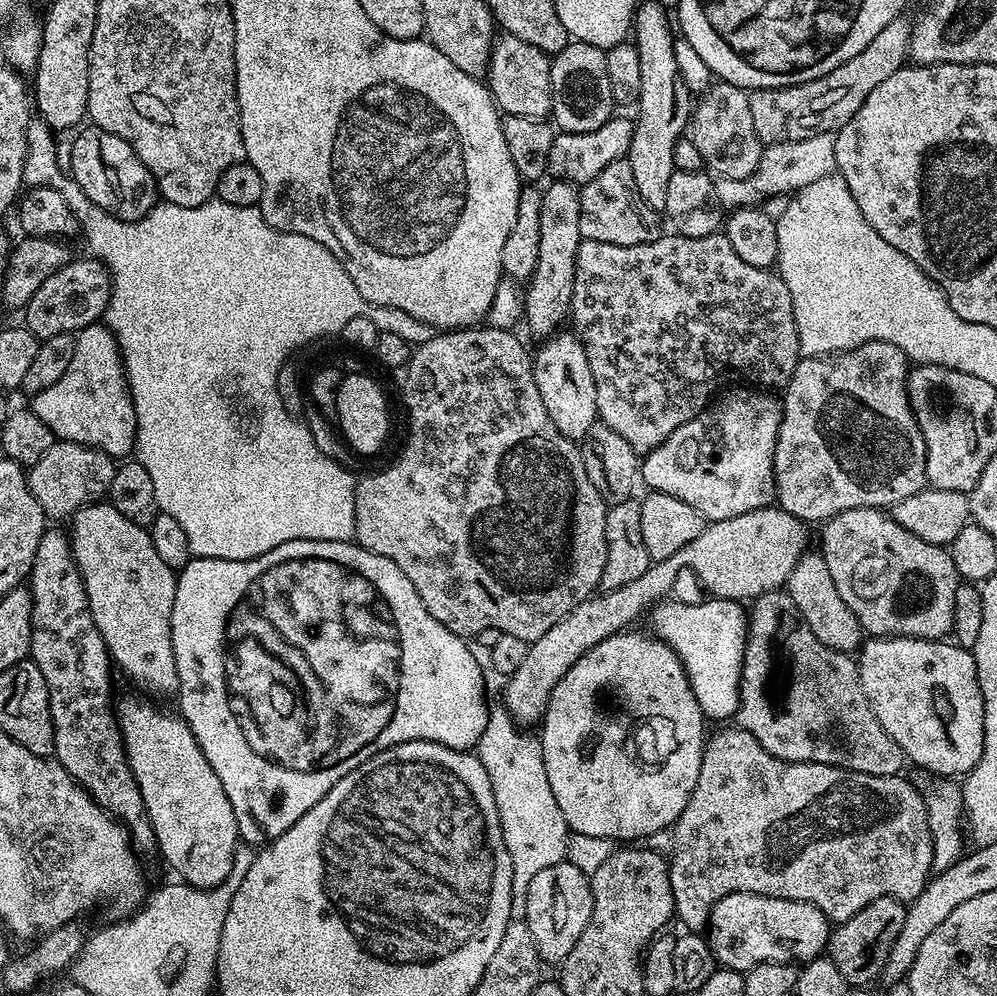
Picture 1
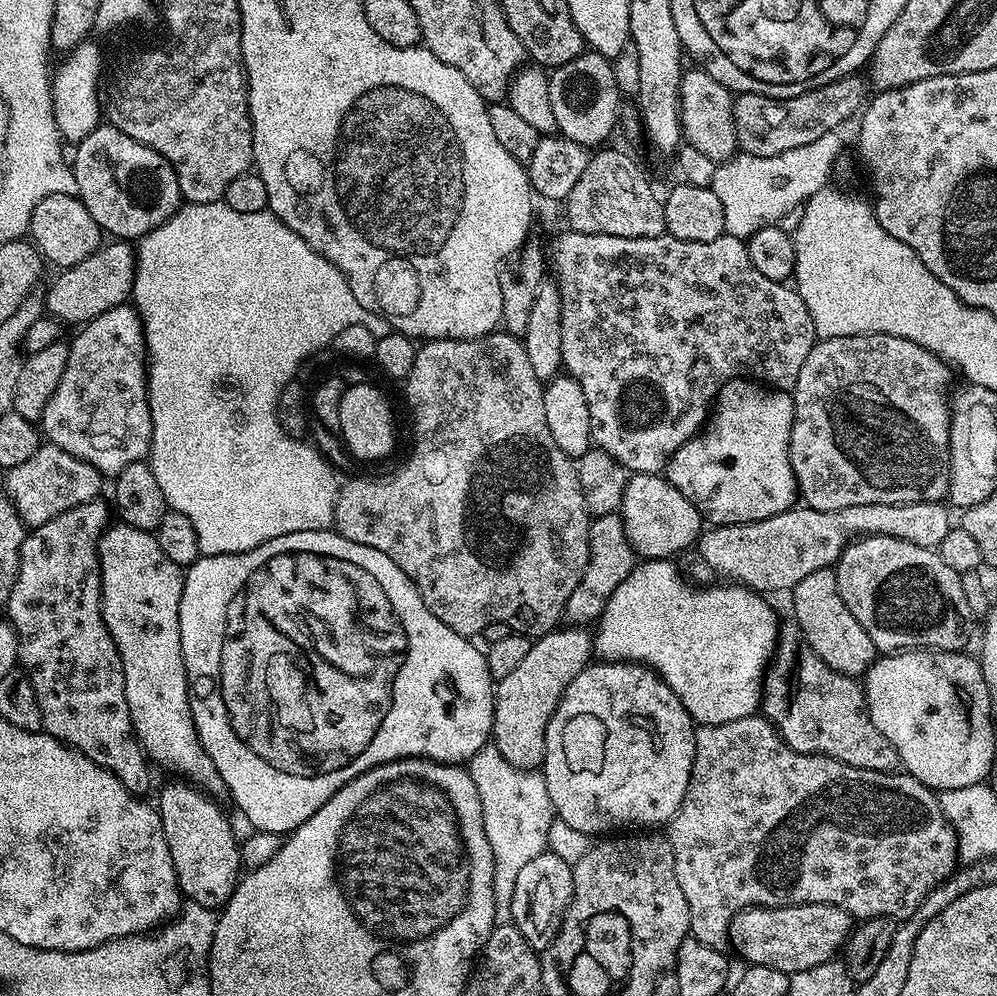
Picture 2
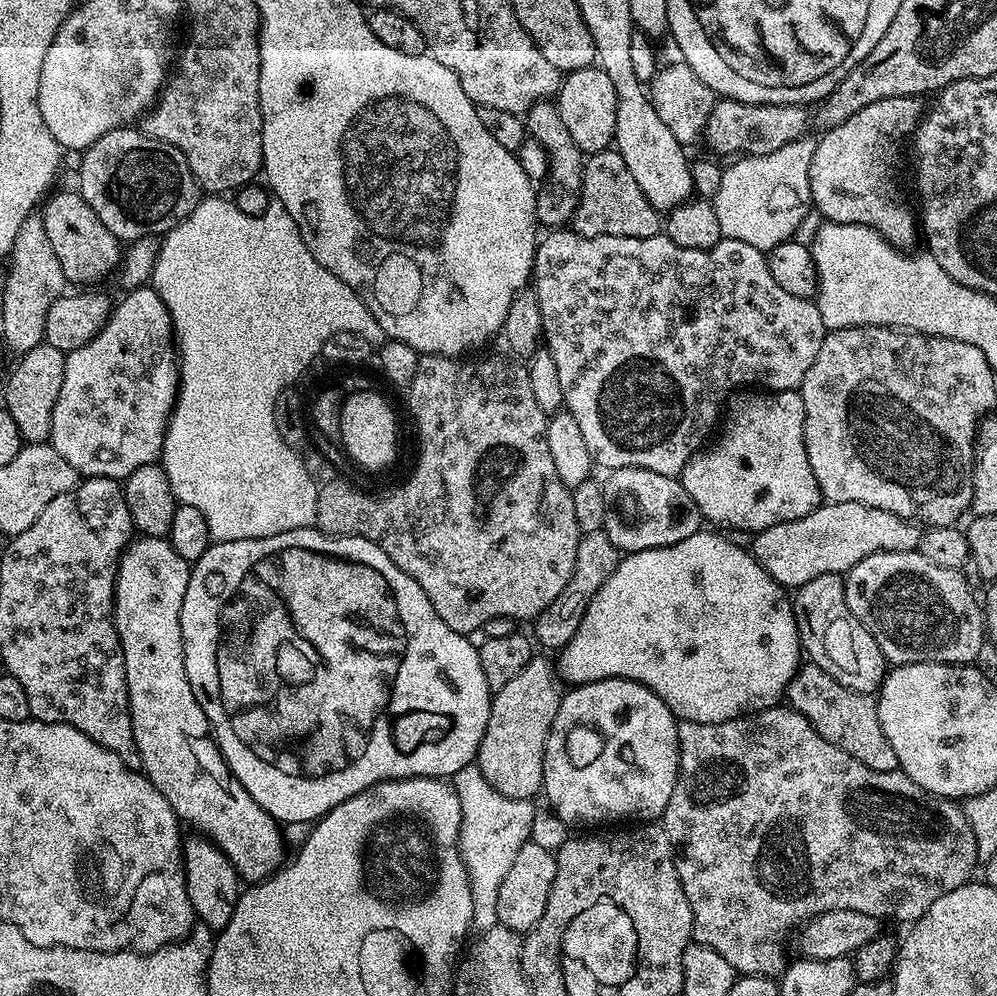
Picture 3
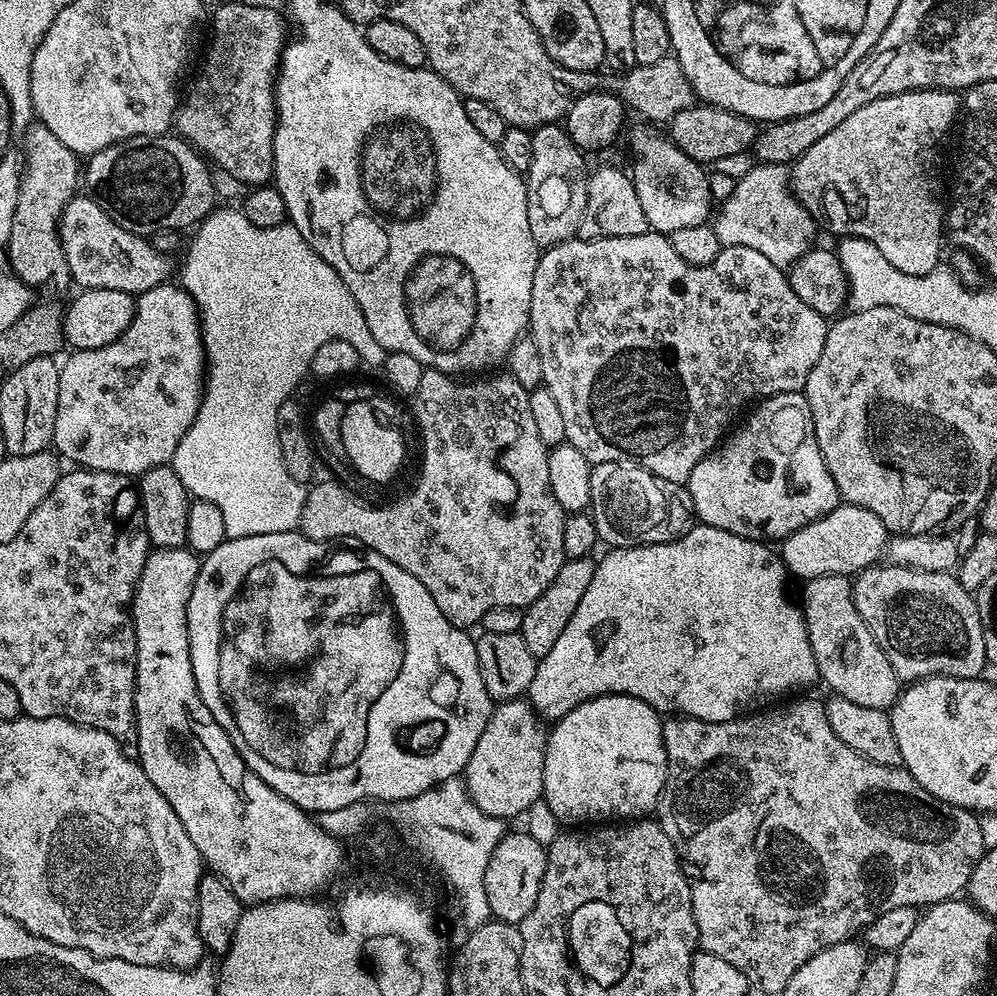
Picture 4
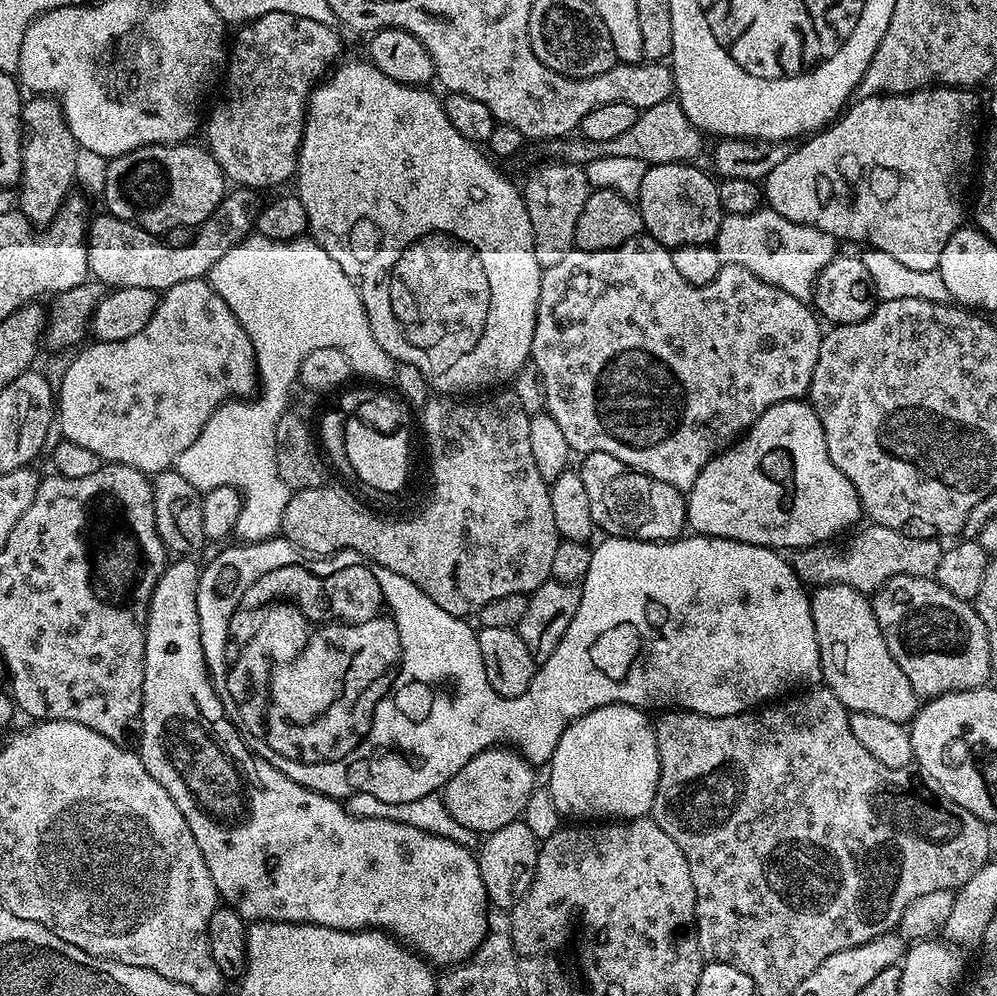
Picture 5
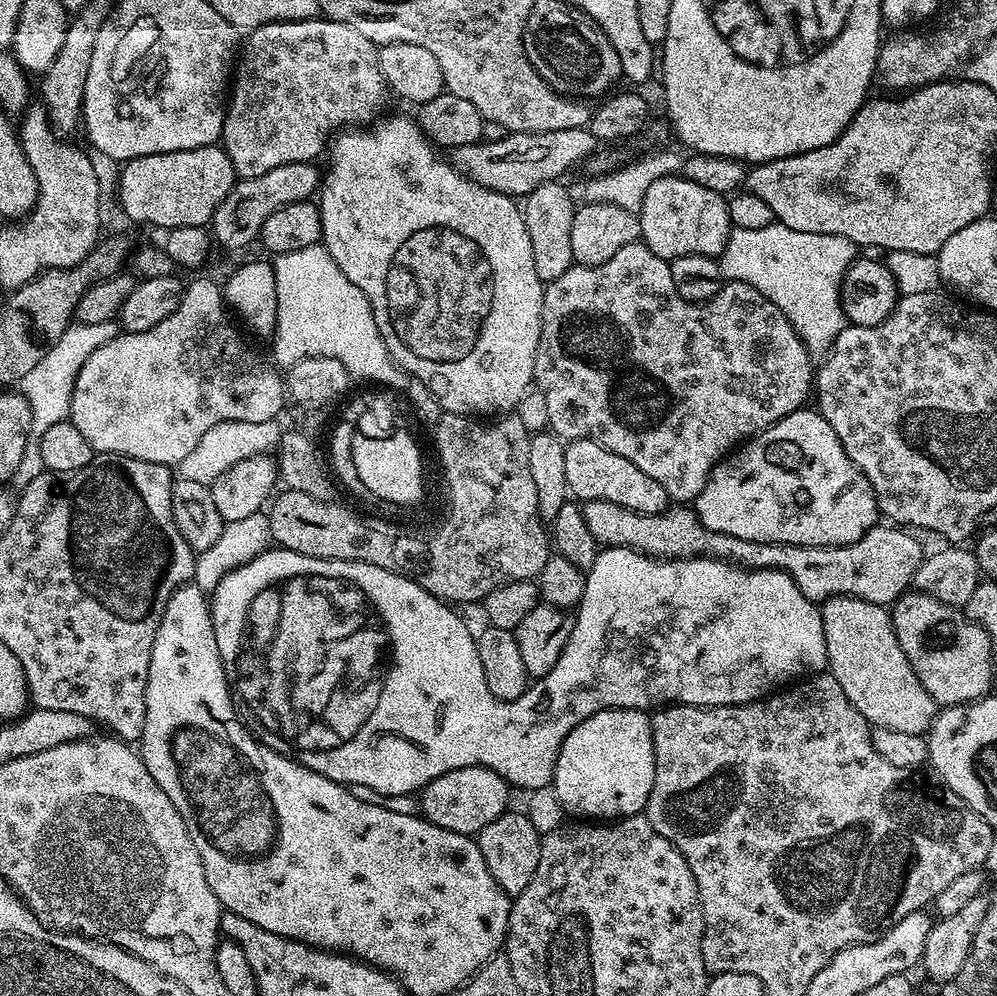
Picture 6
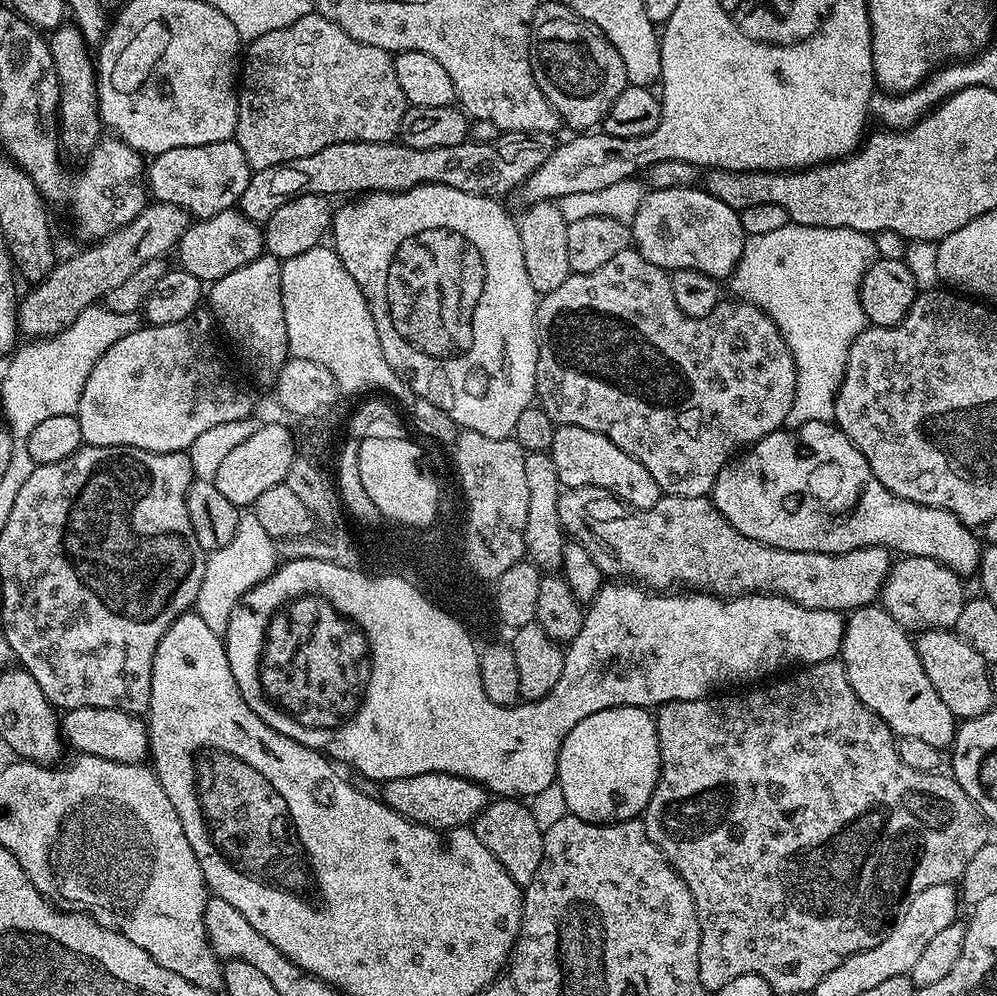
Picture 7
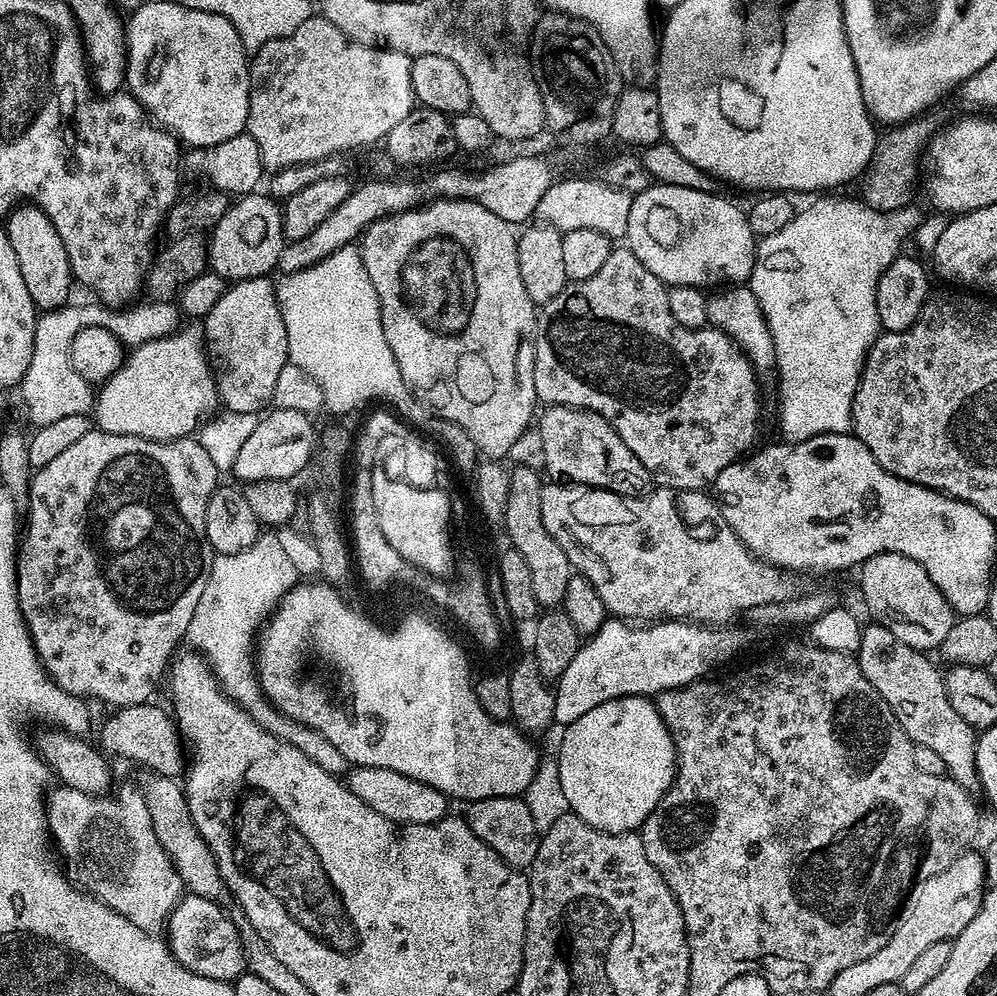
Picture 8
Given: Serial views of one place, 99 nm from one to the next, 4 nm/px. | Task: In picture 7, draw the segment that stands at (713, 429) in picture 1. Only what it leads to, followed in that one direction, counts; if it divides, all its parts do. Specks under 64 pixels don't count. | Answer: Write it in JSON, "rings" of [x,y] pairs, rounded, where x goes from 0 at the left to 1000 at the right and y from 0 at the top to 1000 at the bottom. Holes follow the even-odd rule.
{"rings":[[[813,422],[793,432],[773,434],[749,452],[730,463],[716,484],[712,501],[718,511],[730,521],[732,528],[748,540],[771,546],[784,552],[845,556],[862,550],[881,548],[899,556],[937,560],[957,572],[964,580],[978,575],[983,568],[984,543],[972,527],[965,525],[955,514],[925,508],[909,500],[901,500],[873,472],[873,464],[849,440],[838,425]]]}

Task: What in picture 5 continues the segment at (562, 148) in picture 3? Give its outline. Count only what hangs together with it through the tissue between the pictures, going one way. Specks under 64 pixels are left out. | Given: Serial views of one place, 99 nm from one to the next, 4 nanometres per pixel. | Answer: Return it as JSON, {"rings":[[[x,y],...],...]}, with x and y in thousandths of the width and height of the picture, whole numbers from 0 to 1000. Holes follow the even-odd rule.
{"rings":[[[557,163],[546,165],[527,185],[524,185],[526,206],[532,215],[532,227],[536,239],[536,255],[543,270],[557,267],[572,255],[578,244],[580,218],[584,216],[584,207],[588,207],[591,195],[590,180],[581,165]]]}

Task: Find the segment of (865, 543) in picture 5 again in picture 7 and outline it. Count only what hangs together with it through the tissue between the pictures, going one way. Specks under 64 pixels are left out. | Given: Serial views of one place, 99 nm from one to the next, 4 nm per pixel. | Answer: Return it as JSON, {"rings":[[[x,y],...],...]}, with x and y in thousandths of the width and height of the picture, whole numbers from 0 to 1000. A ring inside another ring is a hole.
{"rings":[[[572,490],[563,493],[560,520],[567,535],[577,545],[588,548],[596,564],[610,580],[629,580],[650,592],[701,592],[716,598],[733,600],[751,596],[787,598],[816,612],[832,612],[850,616],[860,610],[880,605],[883,593],[897,565],[897,558],[890,550],[873,548],[845,556],[805,554],[774,550],[759,542],[748,540],[719,511],[710,498],[684,500],[663,497],[655,510],[637,510],[603,490]]]}

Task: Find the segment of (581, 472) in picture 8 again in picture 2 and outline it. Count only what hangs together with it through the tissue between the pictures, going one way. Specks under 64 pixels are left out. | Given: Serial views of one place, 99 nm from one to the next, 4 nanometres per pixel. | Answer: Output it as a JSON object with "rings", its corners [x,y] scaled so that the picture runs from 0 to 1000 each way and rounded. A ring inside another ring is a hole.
{"rings":[[[639,474],[631,477],[630,487],[622,501],[620,511],[622,523],[626,525],[630,543],[637,550],[639,559],[651,562],[678,560],[685,550],[699,545],[704,537],[704,519],[692,500],[684,496],[665,477]]]}

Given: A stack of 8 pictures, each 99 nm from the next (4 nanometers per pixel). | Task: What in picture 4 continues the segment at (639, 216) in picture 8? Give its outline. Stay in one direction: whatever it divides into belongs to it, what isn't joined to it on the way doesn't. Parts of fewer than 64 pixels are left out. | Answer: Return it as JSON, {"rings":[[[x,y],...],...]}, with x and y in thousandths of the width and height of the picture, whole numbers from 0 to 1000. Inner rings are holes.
{"rings":[[[669,136],[635,139],[632,176],[636,191],[640,191],[640,200],[644,203],[644,211],[653,232],[672,235],[676,231],[711,224],[716,213],[716,202],[707,166],[684,155],[684,151],[680,151],[680,147],[676,147]]]}

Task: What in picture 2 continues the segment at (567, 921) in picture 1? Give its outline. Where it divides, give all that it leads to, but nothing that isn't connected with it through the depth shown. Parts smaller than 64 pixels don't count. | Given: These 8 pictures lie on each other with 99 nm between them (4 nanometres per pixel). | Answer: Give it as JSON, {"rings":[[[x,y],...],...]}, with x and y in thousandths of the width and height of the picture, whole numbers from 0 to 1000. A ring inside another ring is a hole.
{"rings":[[[546,854],[540,861],[532,861],[524,873],[520,873],[520,883],[516,885],[516,898],[512,906],[513,927],[525,938],[533,952],[545,954],[553,948],[560,935],[560,929],[566,915],[574,905],[576,882],[574,868],[564,865],[560,857]]]}

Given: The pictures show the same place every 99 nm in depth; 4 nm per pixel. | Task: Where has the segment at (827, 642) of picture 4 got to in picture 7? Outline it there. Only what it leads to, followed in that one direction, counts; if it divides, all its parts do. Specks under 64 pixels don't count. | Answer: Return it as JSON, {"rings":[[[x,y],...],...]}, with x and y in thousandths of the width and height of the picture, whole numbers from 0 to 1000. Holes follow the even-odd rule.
{"rings":[[[886,608],[860,610],[850,615],[842,662],[849,673],[849,681],[853,681],[853,689],[857,689],[857,697],[861,697],[867,708],[877,717],[881,717],[900,740],[925,741],[925,745],[933,745],[933,749],[944,753],[954,748],[959,739],[961,721],[952,713],[949,705],[941,701],[937,685],[929,681],[929,673],[925,673],[916,640],[903,627],[899,627],[897,620],[893,620]]]}

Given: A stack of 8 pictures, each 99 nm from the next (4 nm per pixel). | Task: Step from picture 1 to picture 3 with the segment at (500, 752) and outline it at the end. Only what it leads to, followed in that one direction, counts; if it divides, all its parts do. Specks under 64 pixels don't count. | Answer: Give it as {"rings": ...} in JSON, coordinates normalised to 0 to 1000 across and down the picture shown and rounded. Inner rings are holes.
{"rings":[[[481,771],[473,775],[473,779],[477,779],[477,783],[473,783],[473,871],[467,871],[467,878],[473,876],[469,884],[481,880],[481,896],[473,899],[475,918],[472,931],[474,937],[480,938],[498,931],[499,894],[508,873],[512,873],[512,865],[516,865],[516,857],[531,846],[539,808],[533,802],[508,801],[508,797],[499,797],[499,793],[487,785]]]}

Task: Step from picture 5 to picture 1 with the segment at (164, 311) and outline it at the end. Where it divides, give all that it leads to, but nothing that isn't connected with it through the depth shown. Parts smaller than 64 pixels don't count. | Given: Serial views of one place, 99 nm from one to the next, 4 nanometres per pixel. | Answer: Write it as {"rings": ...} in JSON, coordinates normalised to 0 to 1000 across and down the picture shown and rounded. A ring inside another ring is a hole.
{"rings":[[[97,323],[86,327],[75,334],[74,360],[69,369],[62,374],[62,380],[54,384],[54,388],[46,388],[46,392],[35,395],[31,399],[30,413],[38,416],[46,428],[50,428],[56,442],[73,442],[91,450],[102,452],[110,459],[124,460],[136,448],[136,417],[134,404],[128,391],[128,377],[124,374],[124,360],[120,358],[120,348],[114,335],[103,324]]]}

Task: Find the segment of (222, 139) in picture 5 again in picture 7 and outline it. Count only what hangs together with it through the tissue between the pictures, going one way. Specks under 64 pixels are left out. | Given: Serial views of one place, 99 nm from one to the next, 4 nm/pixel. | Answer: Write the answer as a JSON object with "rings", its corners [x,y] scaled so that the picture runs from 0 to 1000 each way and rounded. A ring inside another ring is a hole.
{"rings":[[[310,14],[299,18],[291,27],[283,30],[271,30],[271,34],[263,34],[248,45],[243,56],[243,71],[239,76],[239,122],[237,123],[237,145],[243,147],[243,155],[247,155],[247,163],[254,171],[267,171],[267,167],[279,167],[279,163],[291,163],[295,159],[307,159],[307,155],[319,155],[319,151],[327,151],[327,147],[335,147],[339,143],[393,143],[400,138],[401,123],[407,111],[407,101],[403,94],[403,86],[399,86],[399,74],[395,74],[397,61],[394,53],[383,50],[379,46],[371,46],[351,38],[343,26],[331,22],[326,16]]]}

